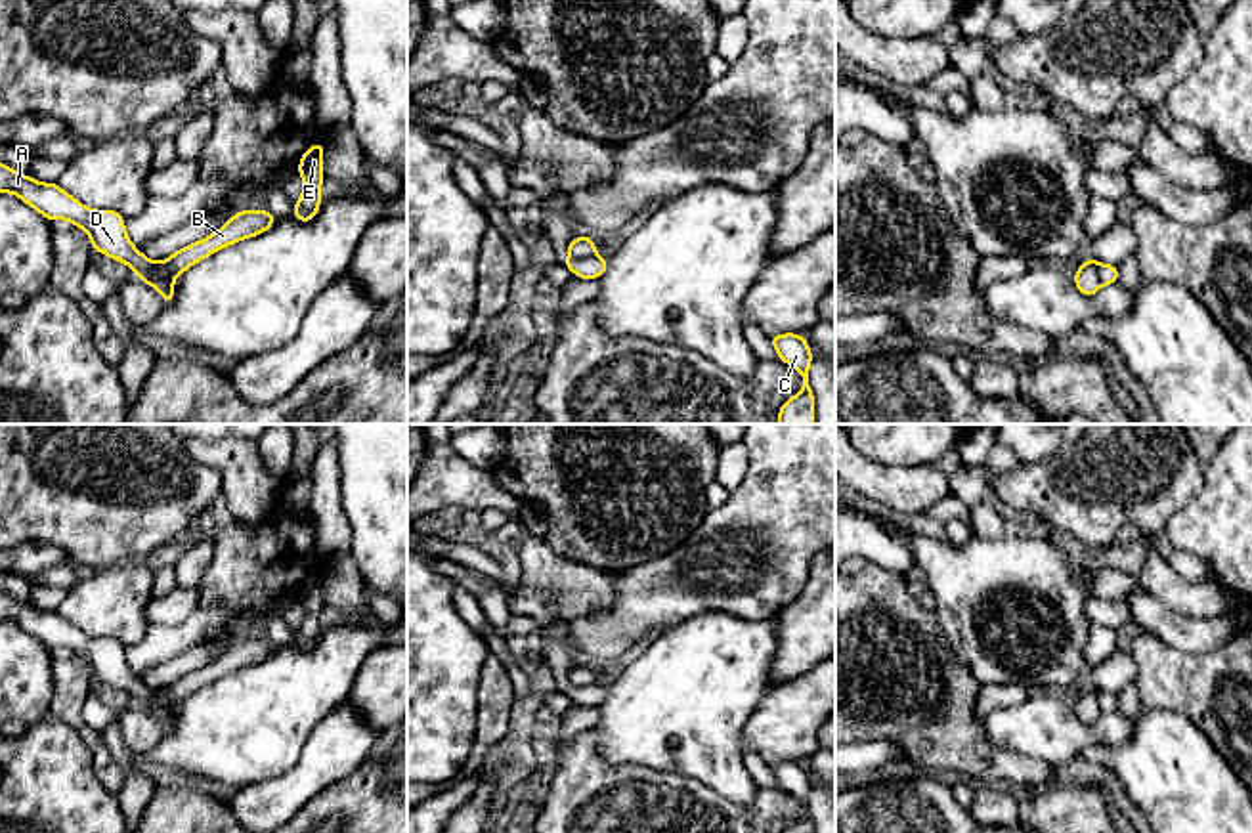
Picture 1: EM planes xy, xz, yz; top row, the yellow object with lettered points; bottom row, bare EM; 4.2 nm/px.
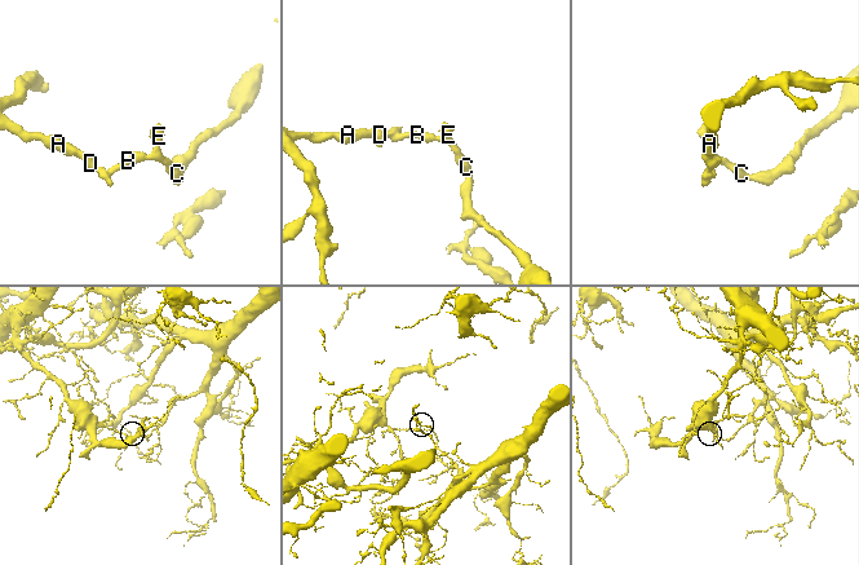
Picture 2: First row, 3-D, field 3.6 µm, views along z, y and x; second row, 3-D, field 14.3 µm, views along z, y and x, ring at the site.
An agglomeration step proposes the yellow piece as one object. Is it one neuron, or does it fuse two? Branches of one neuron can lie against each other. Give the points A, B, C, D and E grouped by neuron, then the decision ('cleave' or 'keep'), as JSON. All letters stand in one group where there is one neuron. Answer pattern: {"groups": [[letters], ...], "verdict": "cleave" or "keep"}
{"groups": [["A", "D"], ["B", "C", "E"]], "verdict": "cleave"}

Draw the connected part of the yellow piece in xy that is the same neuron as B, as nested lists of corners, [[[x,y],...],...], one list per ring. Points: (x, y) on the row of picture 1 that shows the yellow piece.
[[[241,210],[231,216],[224,227],[214,231],[212,235],[180,248],[170,258],[159,262],[151,273],[140,271],[136,281],[147,281],[149,277],[164,277],[174,281],[180,273],[183,273],[193,264],[210,256],[212,252],[233,245],[237,241],[256,237],[273,225],[275,216],[266,210]]]

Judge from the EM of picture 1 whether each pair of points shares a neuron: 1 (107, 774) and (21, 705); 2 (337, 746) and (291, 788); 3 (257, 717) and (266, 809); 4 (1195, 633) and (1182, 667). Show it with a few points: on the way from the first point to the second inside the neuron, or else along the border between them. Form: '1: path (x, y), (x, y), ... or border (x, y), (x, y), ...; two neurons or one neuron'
1: border (54, 667), (54, 698), (48, 711); two neurons
2: path (325, 757), (302, 780); one neuron
3: border (301, 755), (281, 772), (237, 790); two neurons
4: border (1147, 631), (1189, 652), (1208, 652), (1230, 639); two neurons

